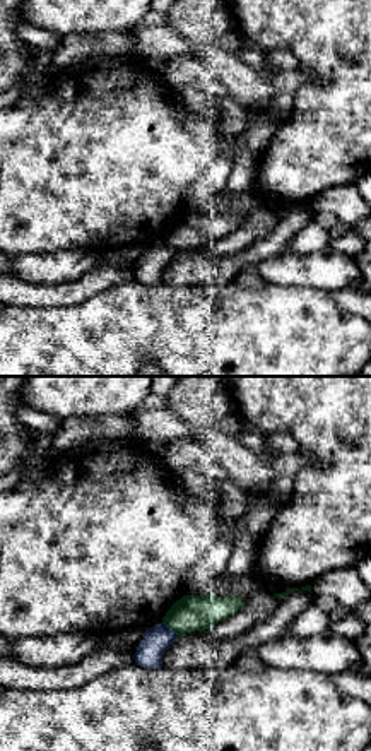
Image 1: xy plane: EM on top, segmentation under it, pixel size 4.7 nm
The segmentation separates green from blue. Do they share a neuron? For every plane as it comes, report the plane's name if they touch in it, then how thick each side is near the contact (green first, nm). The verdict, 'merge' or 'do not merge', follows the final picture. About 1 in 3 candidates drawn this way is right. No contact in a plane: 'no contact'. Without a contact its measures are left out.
xy | 180/130 nm

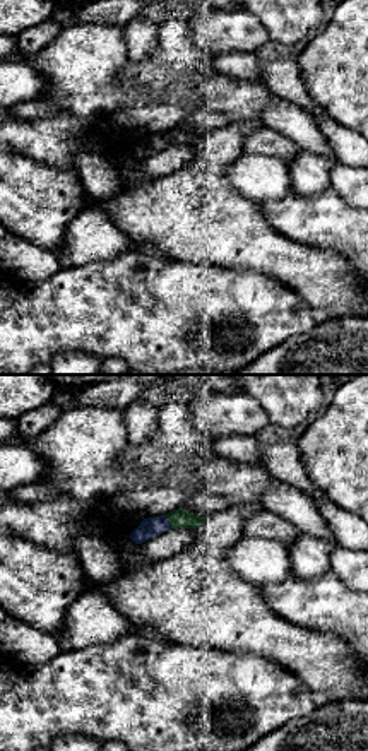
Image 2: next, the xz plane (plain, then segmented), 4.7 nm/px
xz | 100/100 nm

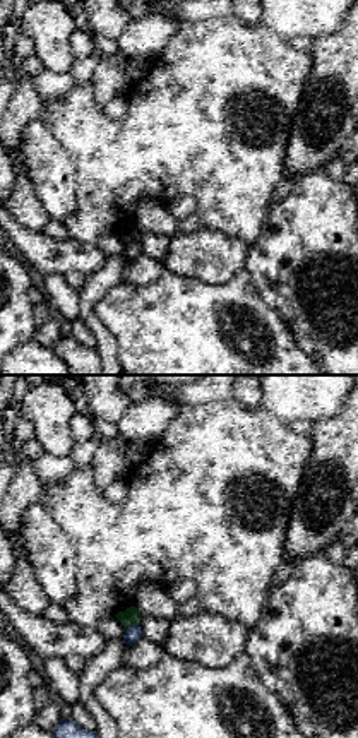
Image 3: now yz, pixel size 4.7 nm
yz | 90/80 nm

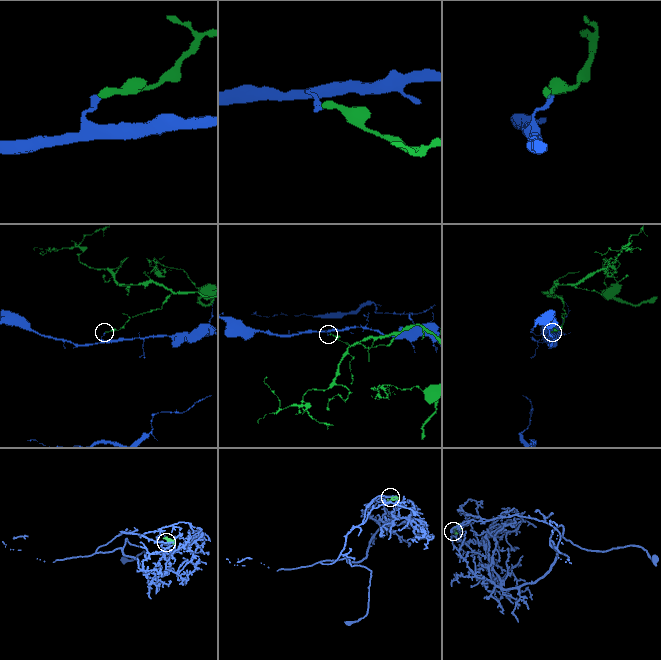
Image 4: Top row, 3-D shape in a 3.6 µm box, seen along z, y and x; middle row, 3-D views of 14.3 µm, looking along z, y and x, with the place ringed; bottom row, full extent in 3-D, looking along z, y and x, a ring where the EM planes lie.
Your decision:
do not merge

